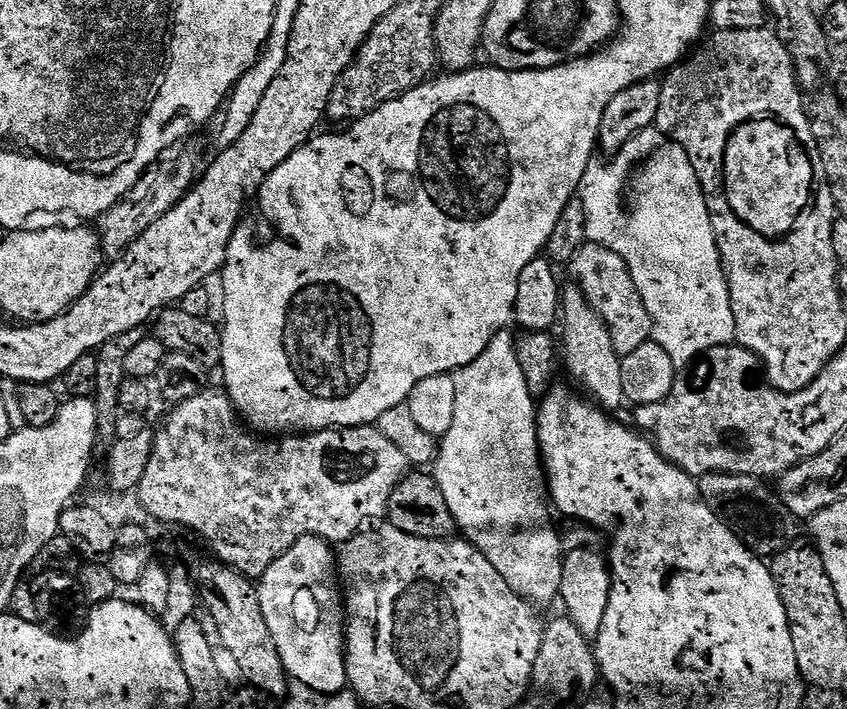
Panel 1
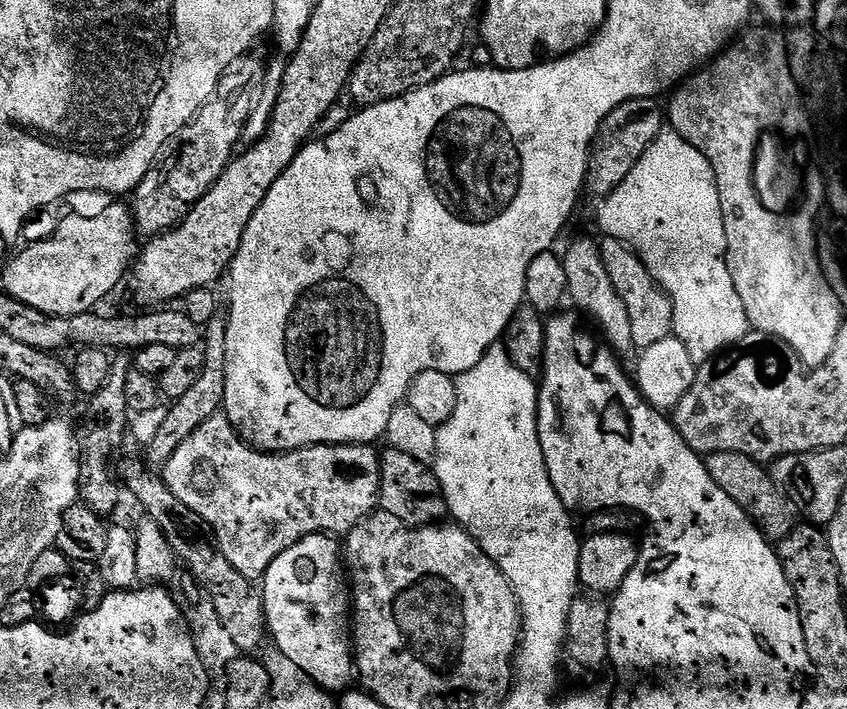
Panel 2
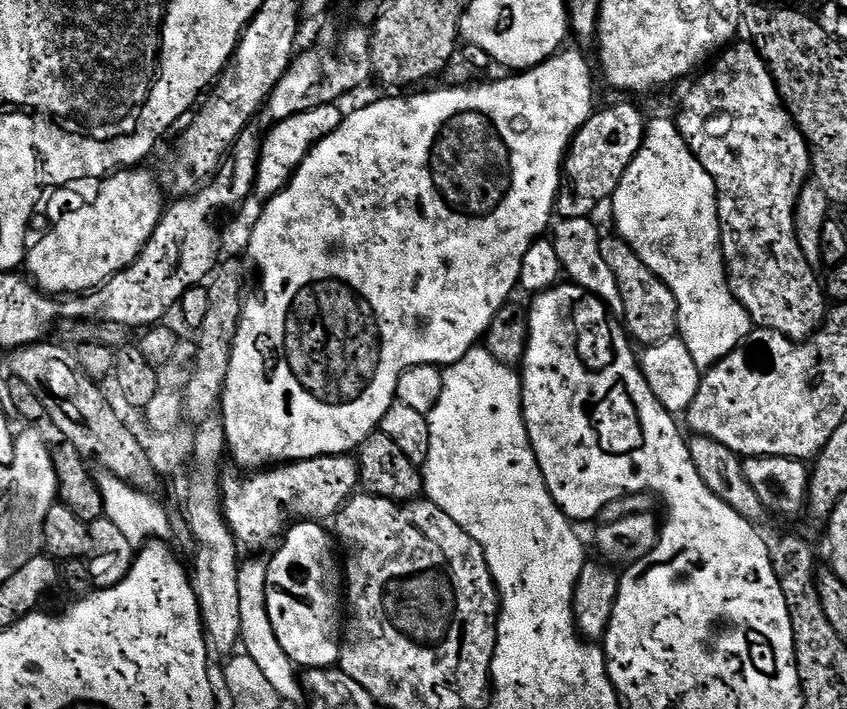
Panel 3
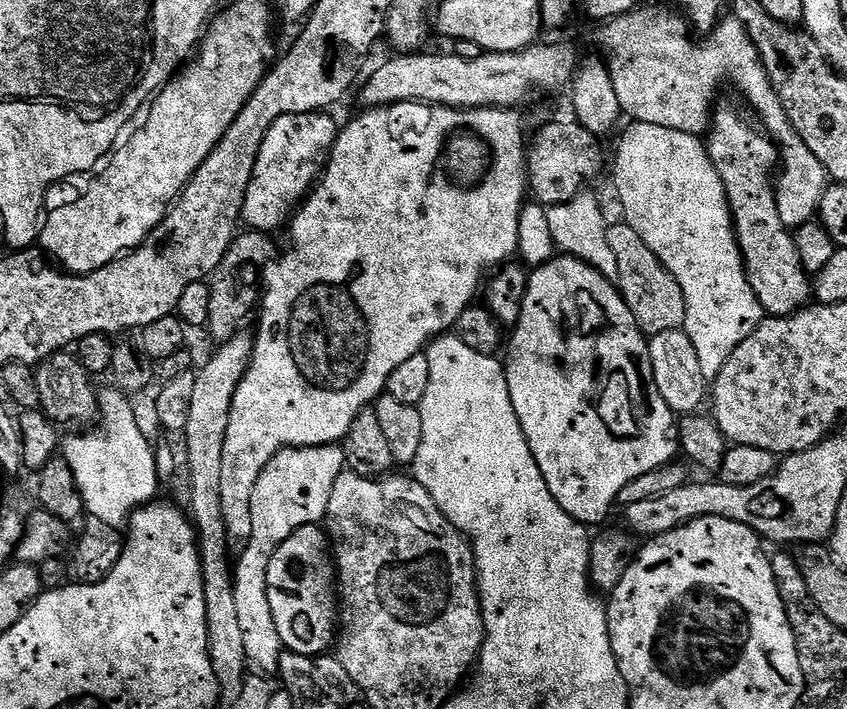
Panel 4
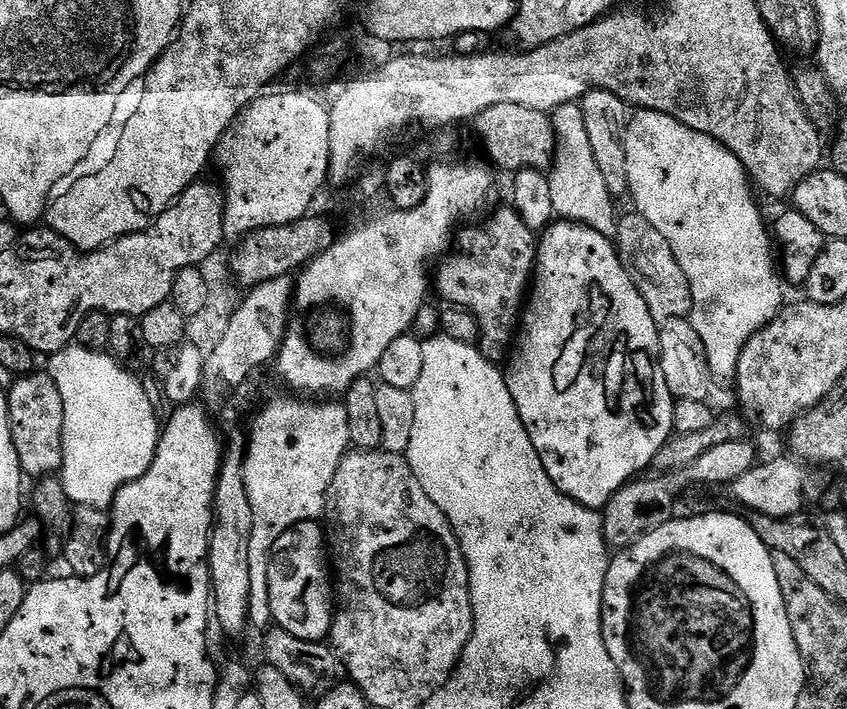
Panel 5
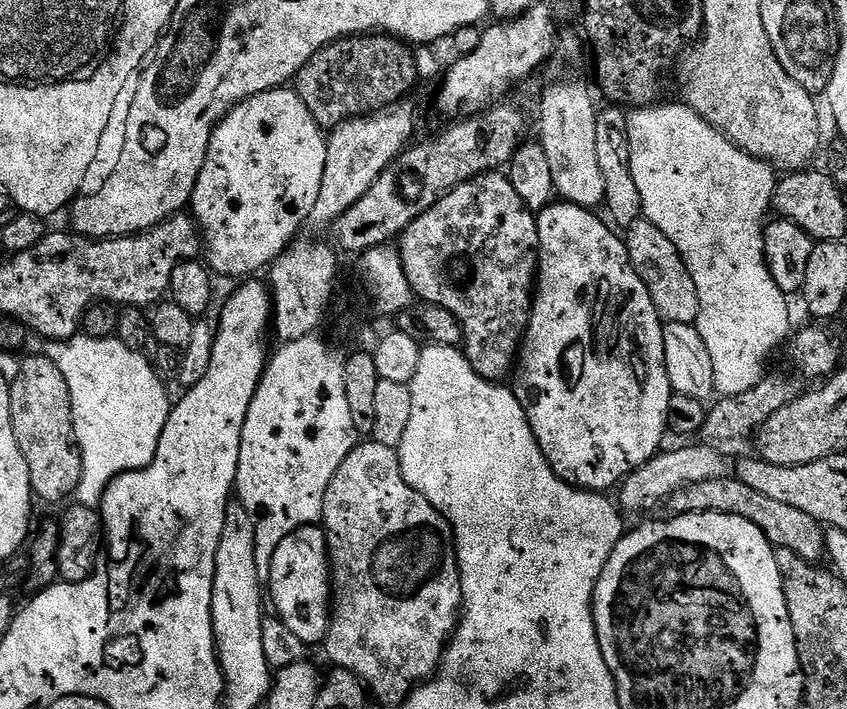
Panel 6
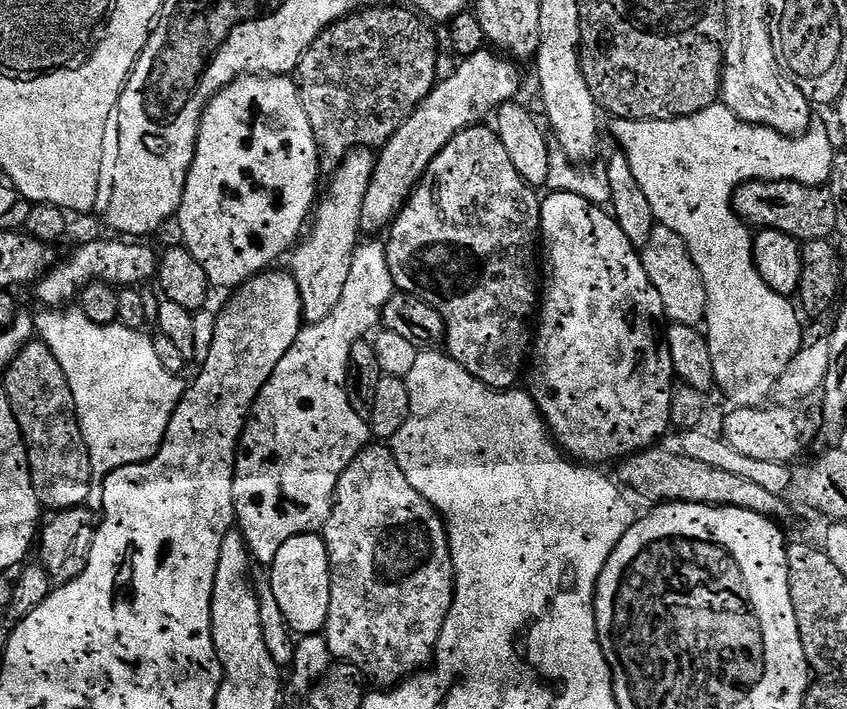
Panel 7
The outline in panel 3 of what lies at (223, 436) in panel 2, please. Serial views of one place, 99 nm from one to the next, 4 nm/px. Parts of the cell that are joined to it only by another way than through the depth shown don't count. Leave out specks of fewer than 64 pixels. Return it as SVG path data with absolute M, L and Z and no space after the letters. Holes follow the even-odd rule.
M351 455L319 456L313 460L294 460L267 470L256 470L243 480L240 476L224 476L222 503L224 517L237 545L256 554L272 539L285 531L284 508L304 522L328 522L343 508L360 484L360 465Z

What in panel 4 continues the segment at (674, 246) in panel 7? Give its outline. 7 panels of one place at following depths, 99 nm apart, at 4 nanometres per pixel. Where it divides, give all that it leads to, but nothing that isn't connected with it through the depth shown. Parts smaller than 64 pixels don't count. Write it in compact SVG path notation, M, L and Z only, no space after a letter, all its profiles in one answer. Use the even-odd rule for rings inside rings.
M623 222L613 223L608 230L608 245L614 250L614 258L618 262L618 274L615 279L624 301L630 306L640 329L649 337L657 336L663 332L674 332L684 327L686 318L686 298L682 294L682 286L674 278L674 274L638 238L638 234L629 224Z

